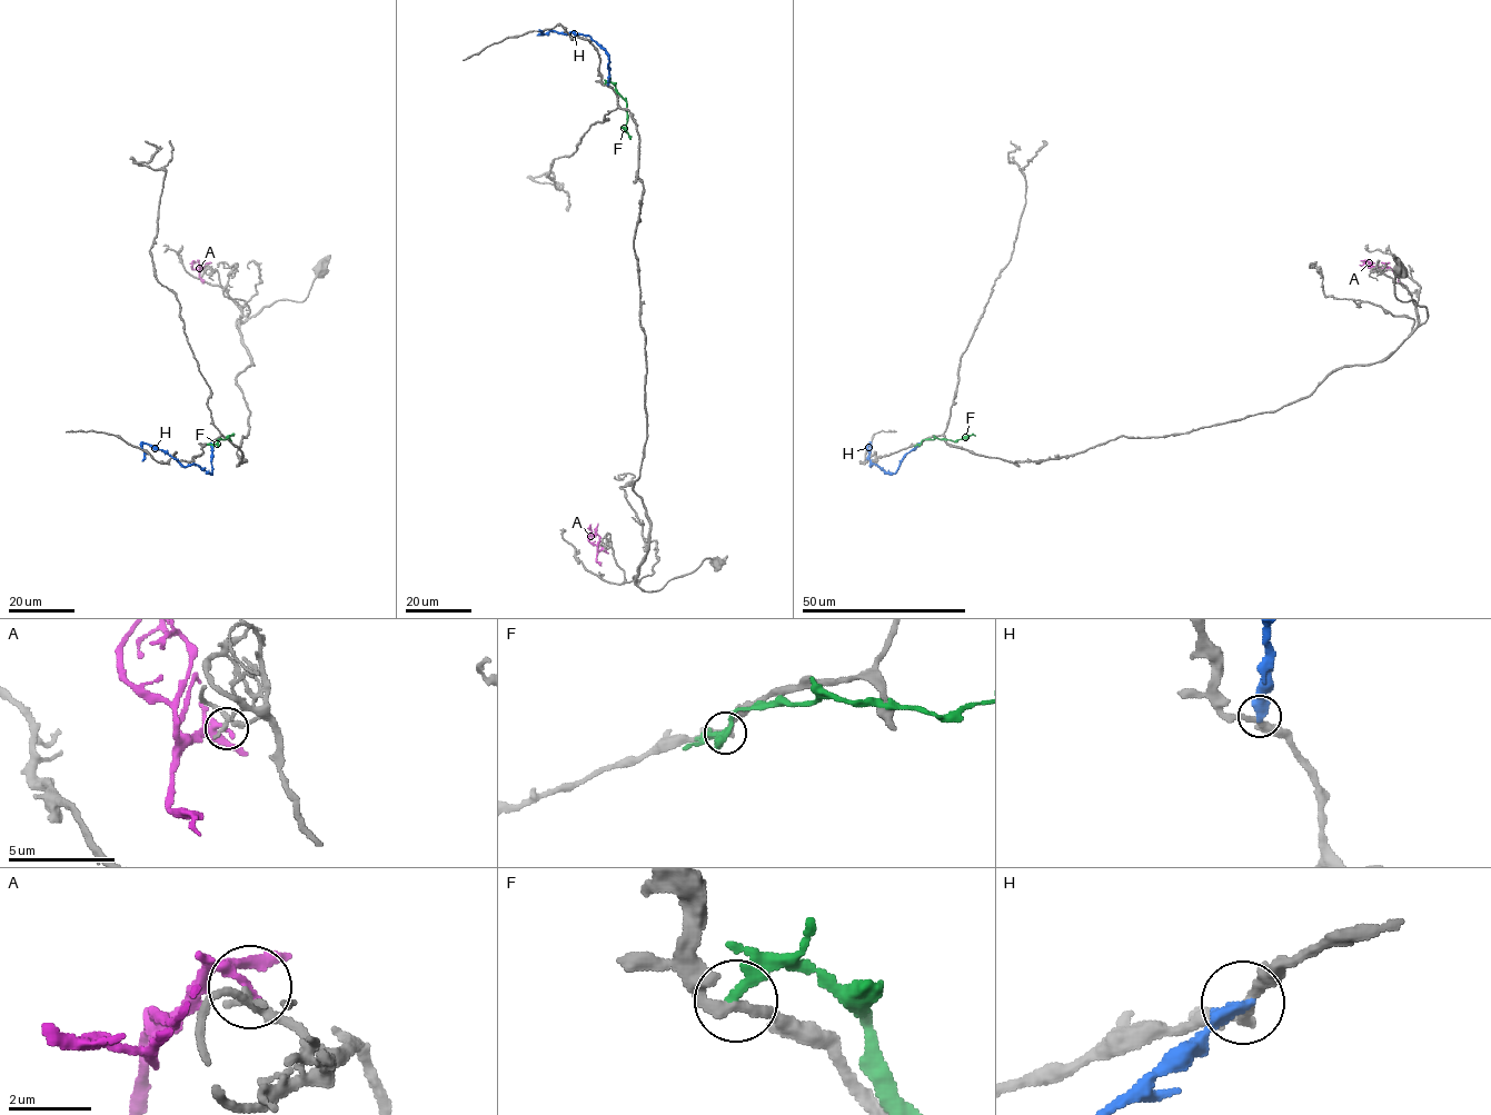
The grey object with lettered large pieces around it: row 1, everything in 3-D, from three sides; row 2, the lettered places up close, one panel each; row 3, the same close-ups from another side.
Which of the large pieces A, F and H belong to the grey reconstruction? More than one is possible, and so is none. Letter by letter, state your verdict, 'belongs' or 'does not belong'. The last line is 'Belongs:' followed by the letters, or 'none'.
A: does not belong
F: does not belong
H: does not belong
Belongs: none

